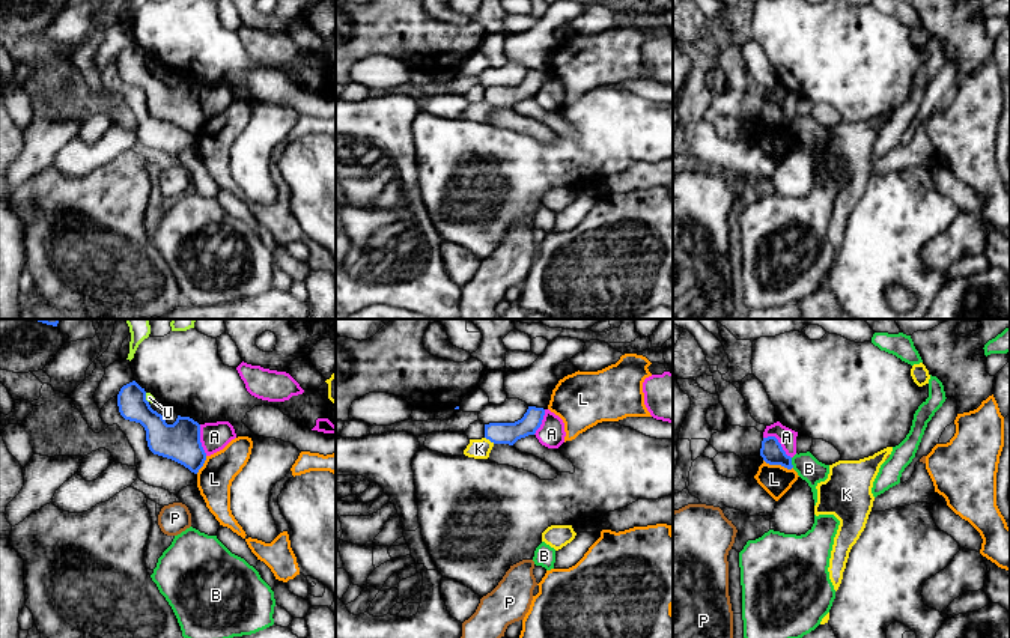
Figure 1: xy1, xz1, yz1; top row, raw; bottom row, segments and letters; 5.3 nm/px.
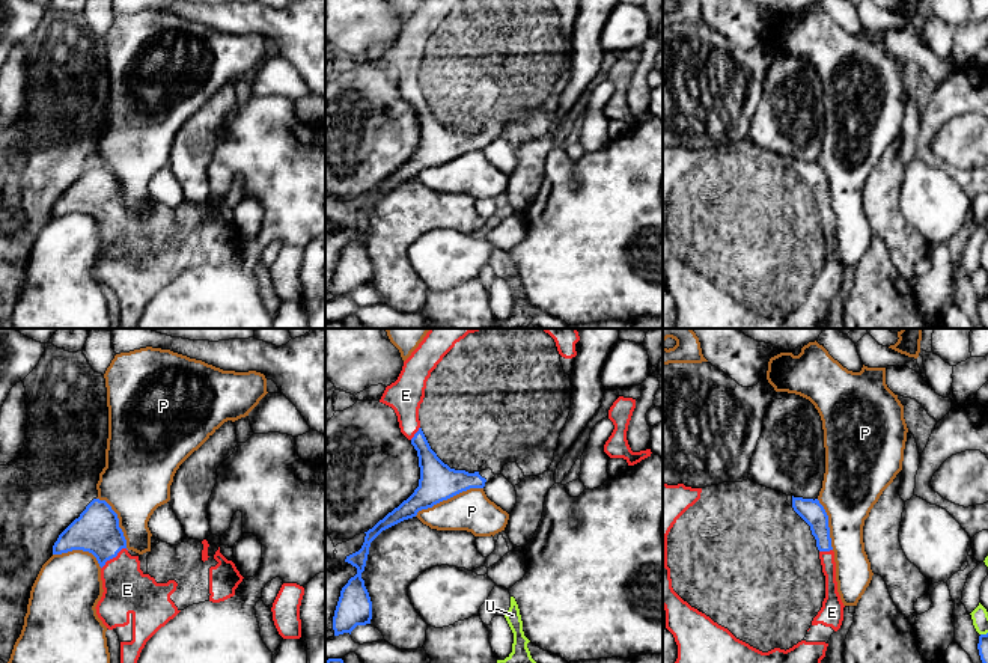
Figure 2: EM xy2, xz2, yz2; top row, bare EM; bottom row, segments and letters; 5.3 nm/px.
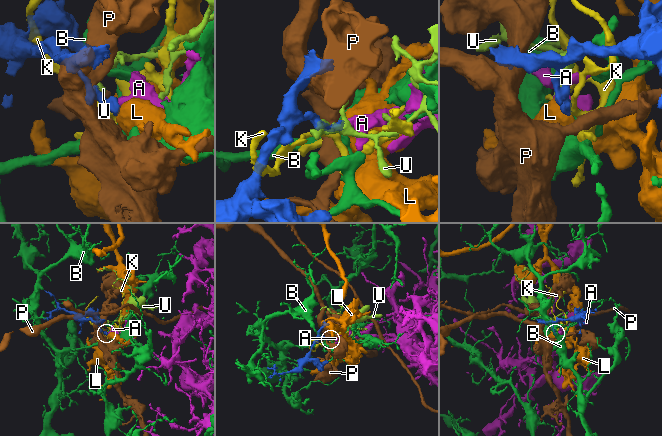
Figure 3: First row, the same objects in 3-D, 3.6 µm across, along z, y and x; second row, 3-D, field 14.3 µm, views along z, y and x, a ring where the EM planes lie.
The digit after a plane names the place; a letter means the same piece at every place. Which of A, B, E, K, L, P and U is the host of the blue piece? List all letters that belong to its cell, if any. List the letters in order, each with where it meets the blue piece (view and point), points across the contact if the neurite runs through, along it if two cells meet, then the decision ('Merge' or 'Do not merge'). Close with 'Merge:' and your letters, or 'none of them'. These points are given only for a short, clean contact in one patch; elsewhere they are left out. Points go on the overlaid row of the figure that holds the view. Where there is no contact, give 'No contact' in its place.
A: Touches blue at yz1 (778, 443). Boundary: yz1 (763, 437), (774, 437), (790, 458). Do not merge
B: Touches blue at yz1 (790, 462). Do not merge
E: Touches blue at xy2 (113, 556). Merge
K: Touches blue at xz1 (489, 440). Do not merge
L: Touches blue at yz1 (778, 464). Boundary: yz1 (763, 459), (772, 465), (792, 468). Do not merge
P: Touches blue at xz2 (448, 498). Do not merge
U: Touches blue at xy1 (145, 397). Boundary: xy1 (145, 393), (148, 402). Do not merge
Merge: E

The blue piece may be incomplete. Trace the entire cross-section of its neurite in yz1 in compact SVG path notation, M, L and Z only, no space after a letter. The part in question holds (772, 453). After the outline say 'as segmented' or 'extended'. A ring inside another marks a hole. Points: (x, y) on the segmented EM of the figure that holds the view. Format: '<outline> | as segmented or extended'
M775 436L763 438L760 456L769 465L781 465L787 469L792 469L792 457L786 454L781 444Z | as segmented

